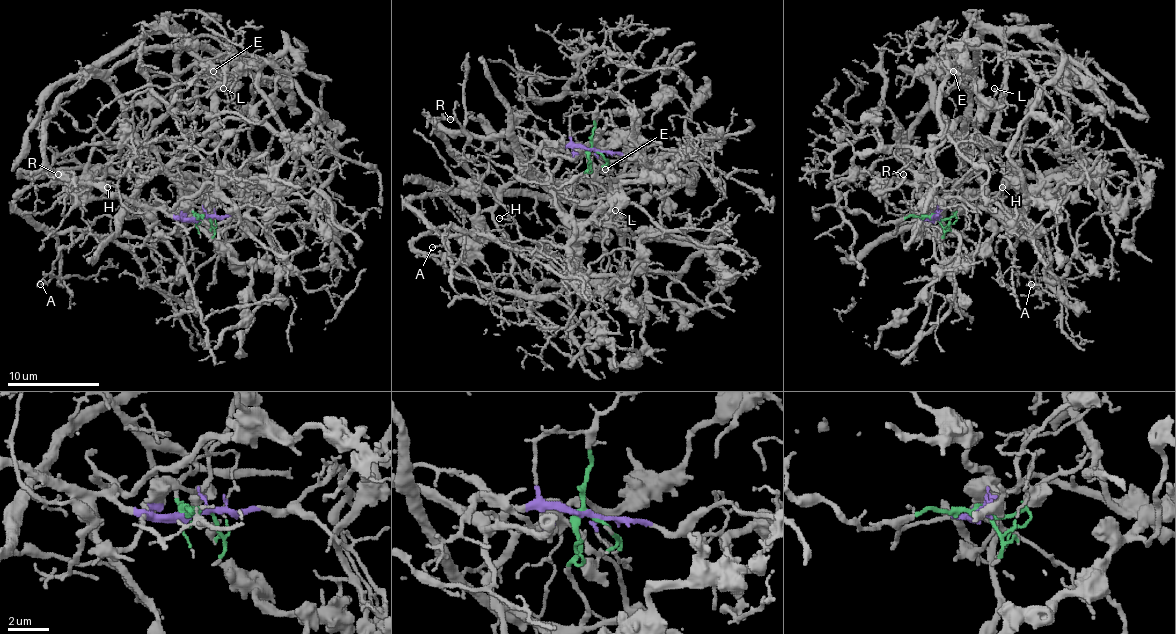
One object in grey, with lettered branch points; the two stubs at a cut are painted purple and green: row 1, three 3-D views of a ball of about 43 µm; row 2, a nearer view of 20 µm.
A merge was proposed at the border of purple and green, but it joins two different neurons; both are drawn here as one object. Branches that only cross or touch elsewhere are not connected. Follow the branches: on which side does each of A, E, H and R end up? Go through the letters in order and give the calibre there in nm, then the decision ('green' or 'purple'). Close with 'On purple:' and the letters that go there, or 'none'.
A: calibre 100 nm; green
E: calibre 120 nm; purple
H: calibre 110 nm; green
R: calibre 110 nm; purple
On purple: E, R

